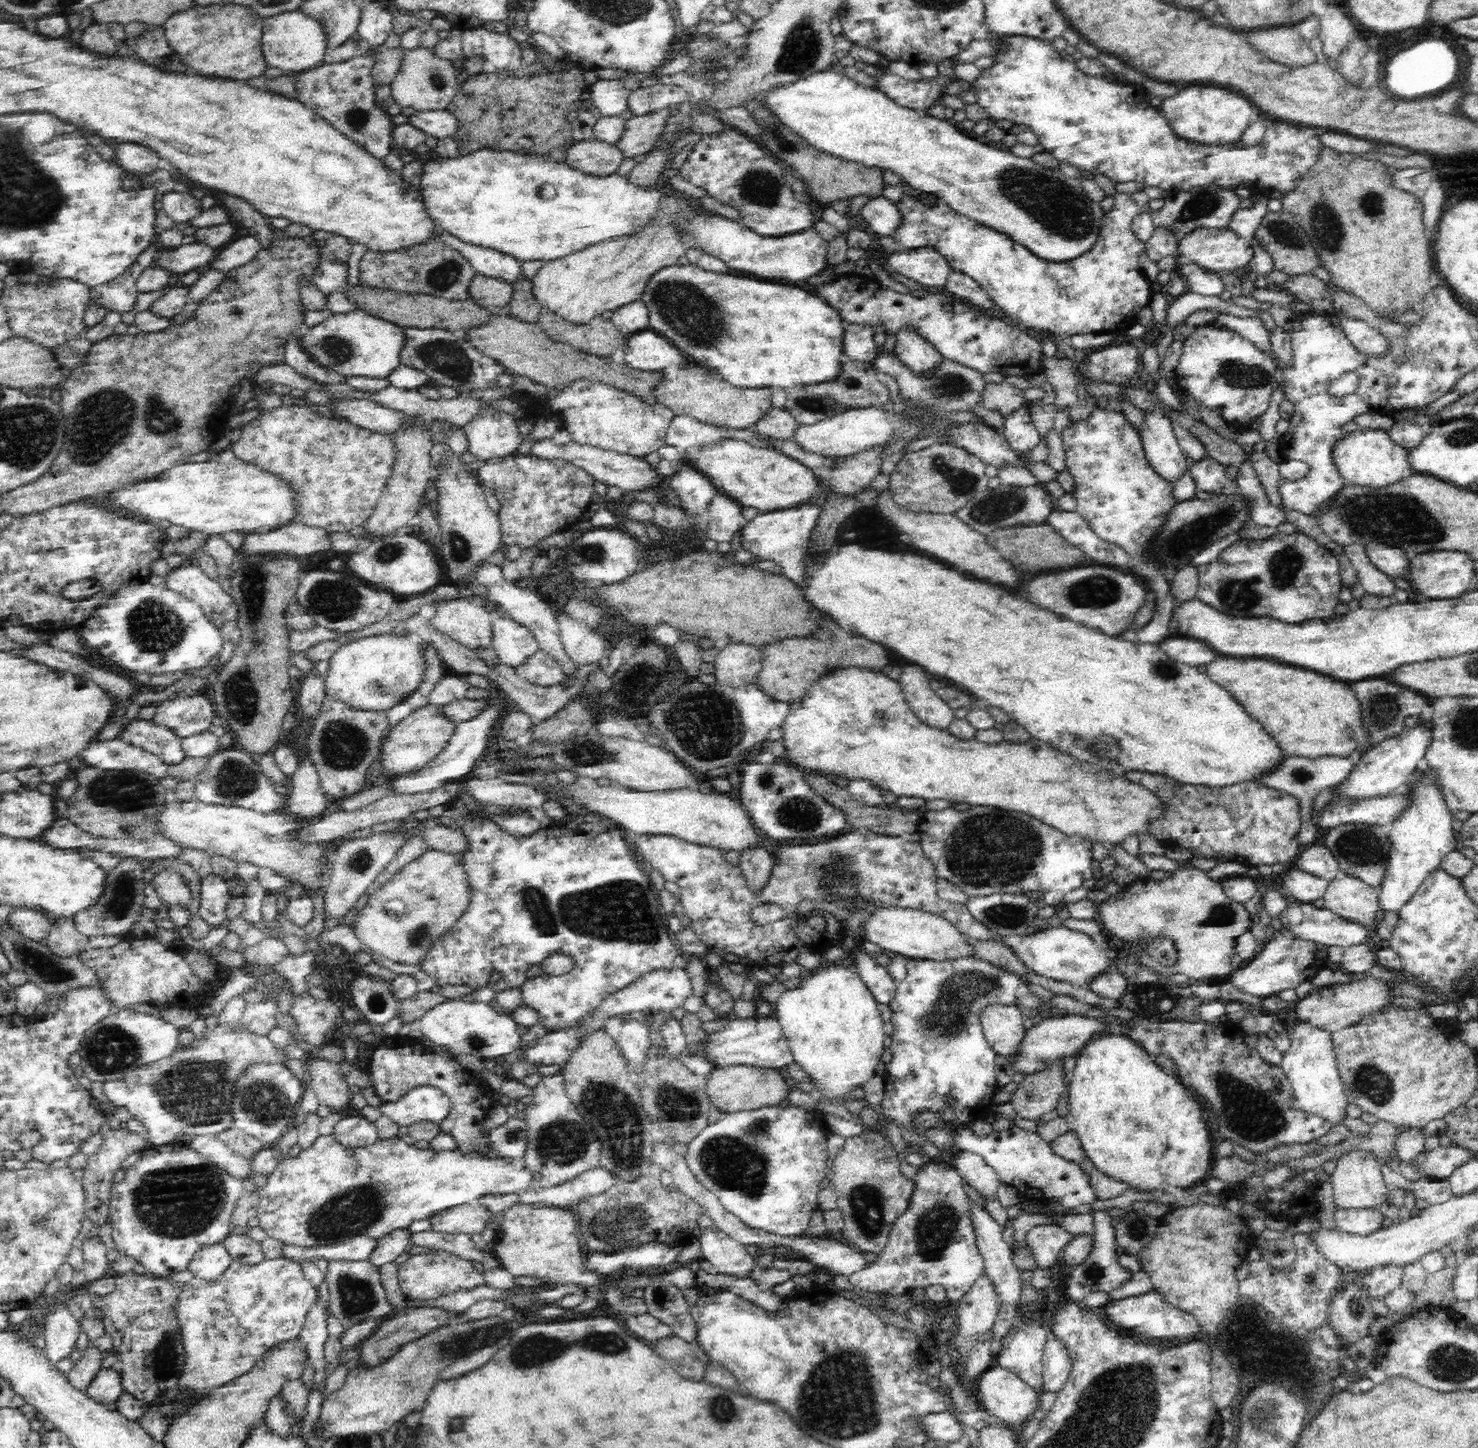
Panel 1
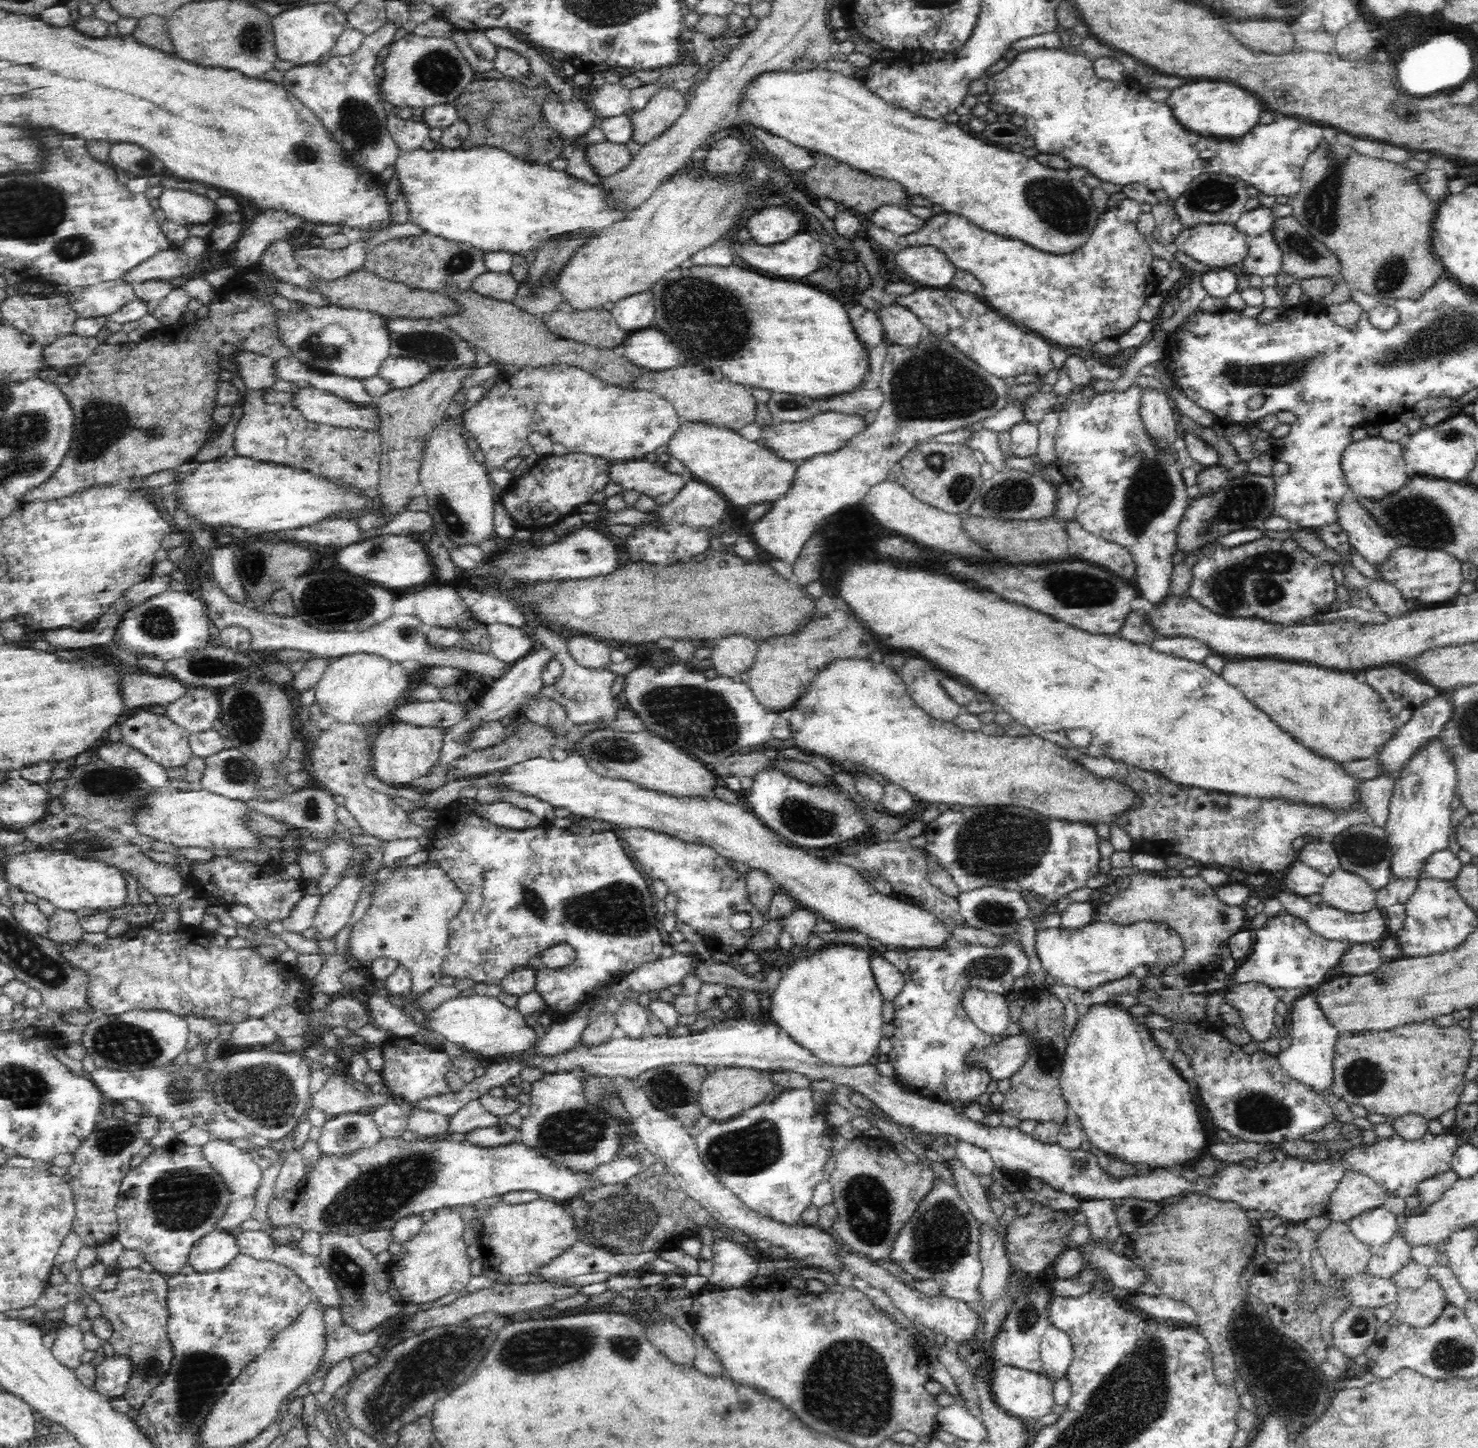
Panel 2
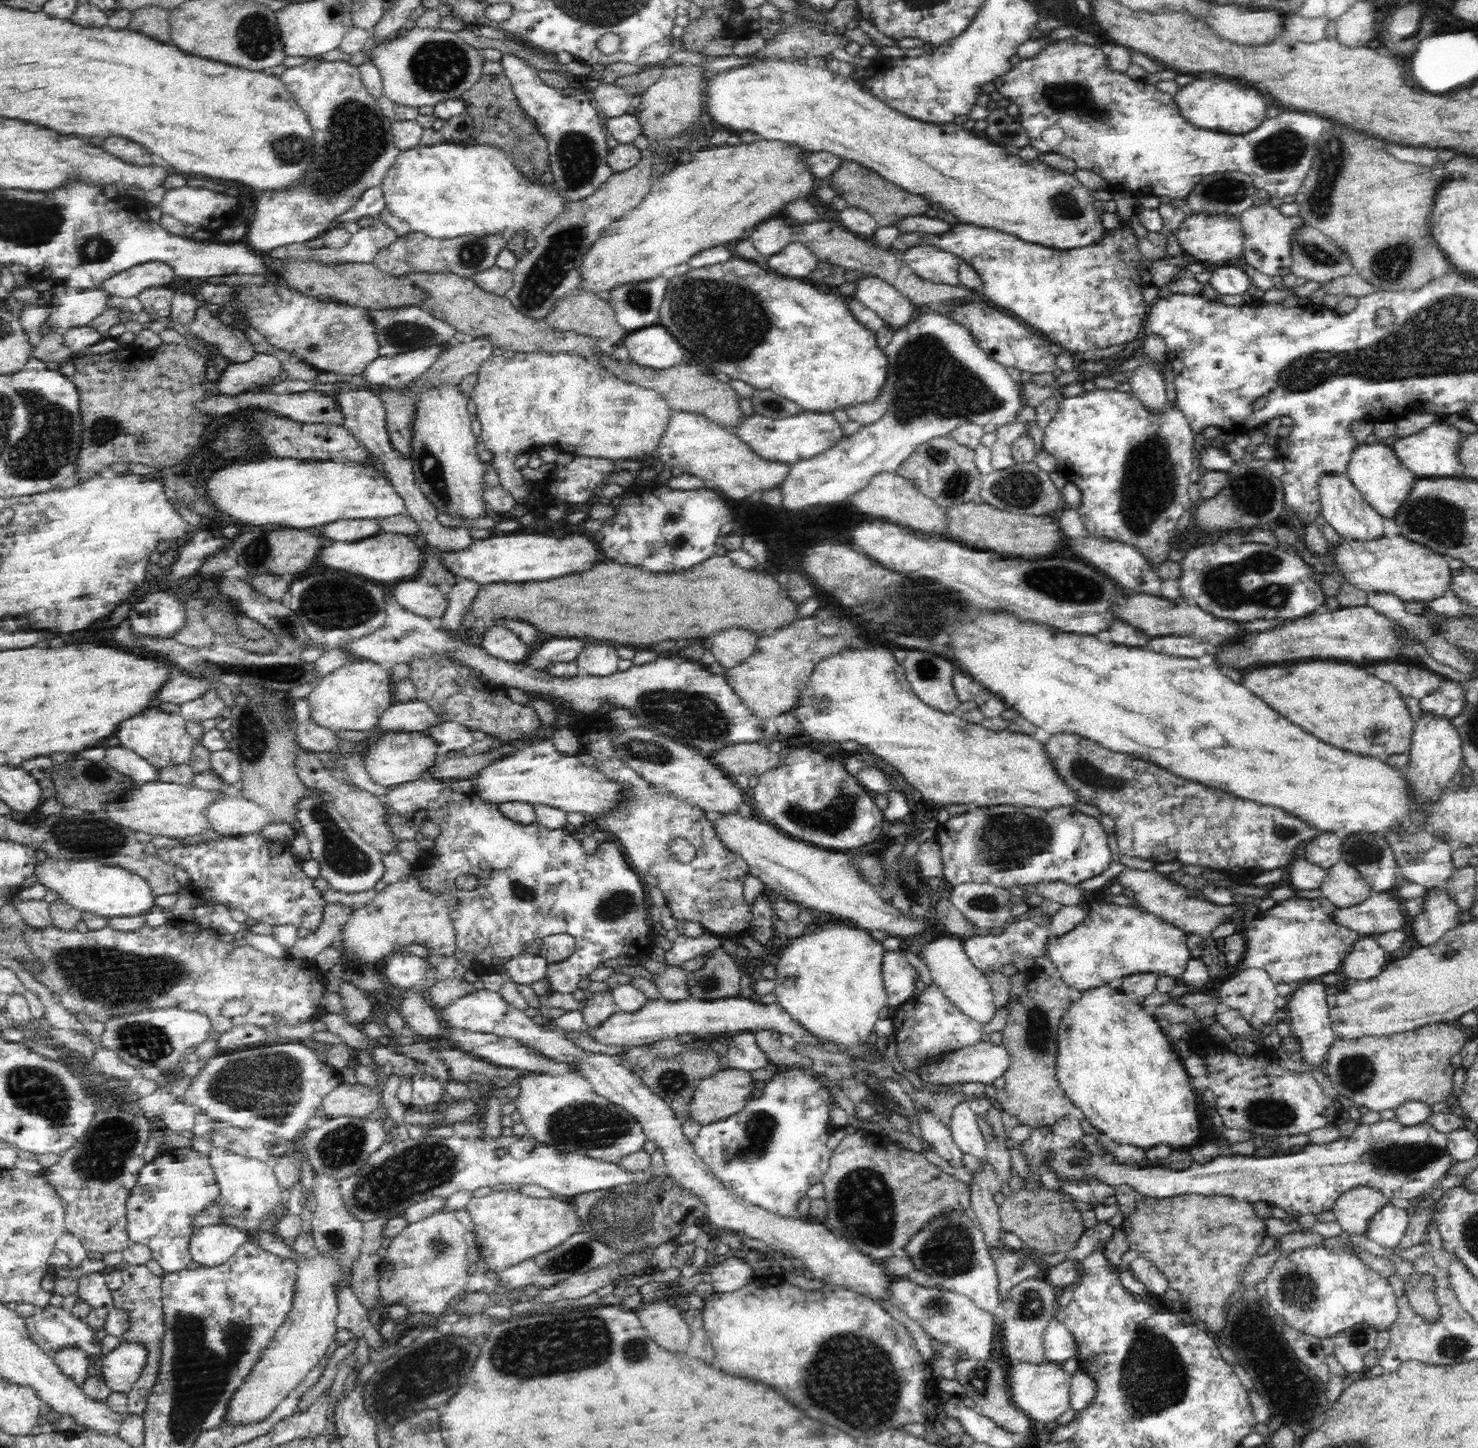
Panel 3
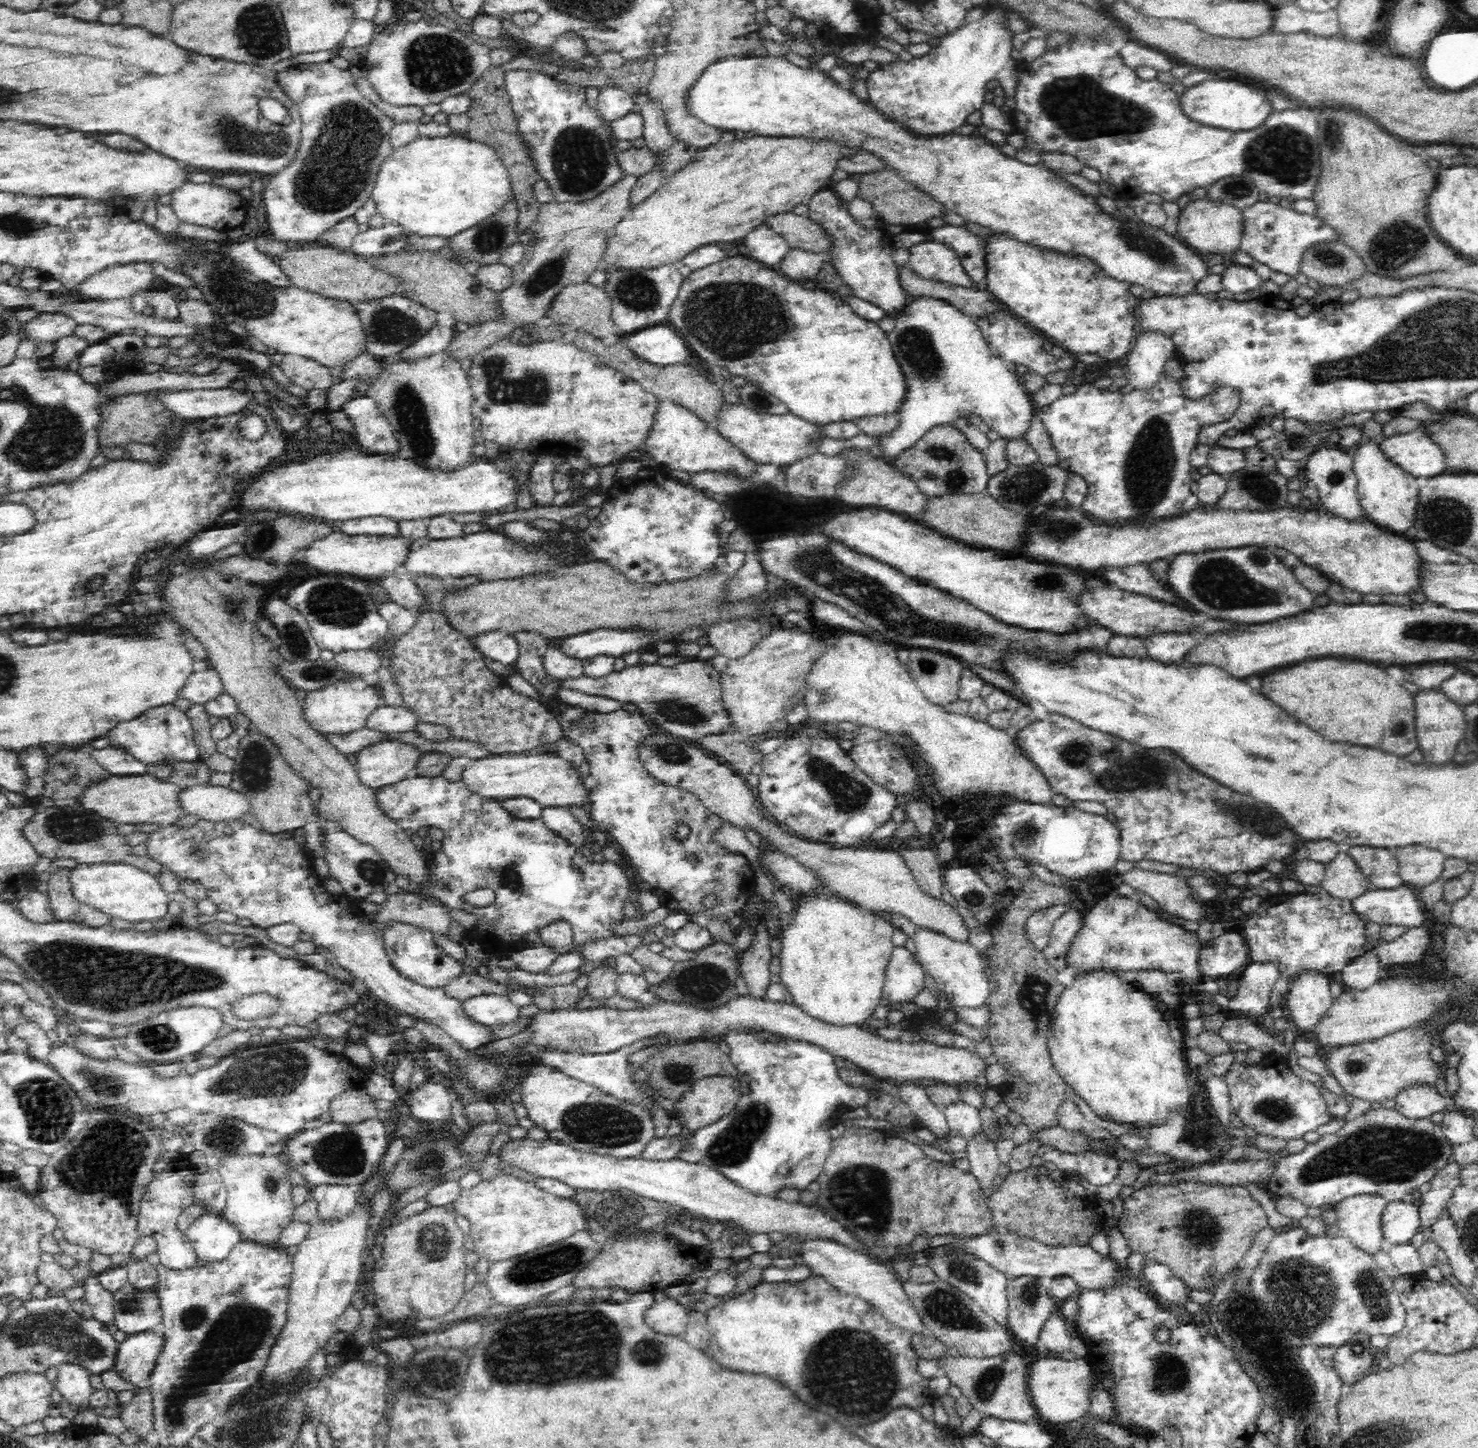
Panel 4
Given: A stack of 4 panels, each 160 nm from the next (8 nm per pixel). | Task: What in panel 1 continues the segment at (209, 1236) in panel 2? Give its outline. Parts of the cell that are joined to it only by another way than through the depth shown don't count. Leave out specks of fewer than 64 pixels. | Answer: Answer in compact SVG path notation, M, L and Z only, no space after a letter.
M220 1241L201 1246L192 1255L187 1269L198 1278L210 1280L220 1276L232 1261L228 1249Z

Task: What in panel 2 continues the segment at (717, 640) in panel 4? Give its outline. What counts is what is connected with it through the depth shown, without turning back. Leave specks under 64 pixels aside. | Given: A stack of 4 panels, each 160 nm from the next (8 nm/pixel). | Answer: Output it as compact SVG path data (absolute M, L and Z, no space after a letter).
M746 636L720 638L711 654L711 664L718 673L717 676L738 680L738 676L748 668L748 664L752 664L758 644L758 640Z

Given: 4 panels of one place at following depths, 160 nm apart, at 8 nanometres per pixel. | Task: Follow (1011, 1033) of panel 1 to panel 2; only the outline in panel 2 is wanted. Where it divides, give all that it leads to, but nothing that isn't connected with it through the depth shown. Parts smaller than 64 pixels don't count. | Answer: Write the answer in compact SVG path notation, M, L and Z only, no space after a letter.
M967 985L959 994L959 1003L970 1020L991 1037L1003 1035L1010 1024L1009 1007L1004 994Z

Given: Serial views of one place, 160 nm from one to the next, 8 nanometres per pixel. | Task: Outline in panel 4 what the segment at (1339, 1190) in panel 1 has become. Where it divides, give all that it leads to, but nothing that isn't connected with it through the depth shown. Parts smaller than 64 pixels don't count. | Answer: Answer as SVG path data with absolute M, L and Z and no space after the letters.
M1378 1195L1350 1196L1333 1206L1337 1218L1335 1224L1344 1236L1364 1252L1374 1256L1382 1250L1387 1251L1388 1244L1382 1231L1381 1216L1388 1203L1386 1199Z

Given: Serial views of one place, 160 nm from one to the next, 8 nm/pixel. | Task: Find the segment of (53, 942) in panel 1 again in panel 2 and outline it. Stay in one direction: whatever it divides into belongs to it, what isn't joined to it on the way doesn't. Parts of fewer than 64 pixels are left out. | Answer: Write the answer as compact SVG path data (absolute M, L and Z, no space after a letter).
M56 909L49 918L49 927L46 934L49 940L61 945L82 941L84 932L80 918L75 912Z

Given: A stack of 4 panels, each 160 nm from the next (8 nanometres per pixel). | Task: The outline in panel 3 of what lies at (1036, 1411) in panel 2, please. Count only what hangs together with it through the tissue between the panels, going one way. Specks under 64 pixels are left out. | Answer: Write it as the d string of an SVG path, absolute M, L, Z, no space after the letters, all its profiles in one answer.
M1053 1362L1011 1363L1009 1368L1009 1385L1014 1403L1026 1412L1032 1420L1038 1422L1056 1422L1064 1412L1068 1412L1070 1405L1070 1392L1072 1374L1068 1374L1062 1364Z

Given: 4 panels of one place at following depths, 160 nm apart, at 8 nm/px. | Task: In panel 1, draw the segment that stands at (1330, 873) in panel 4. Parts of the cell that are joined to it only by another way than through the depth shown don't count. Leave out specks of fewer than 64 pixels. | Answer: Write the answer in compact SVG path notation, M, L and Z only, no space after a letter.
M1341 875L1329 881L1323 897L1326 901L1324 908L1354 922L1372 923L1381 909L1380 892L1378 886L1373 887L1352 876Z

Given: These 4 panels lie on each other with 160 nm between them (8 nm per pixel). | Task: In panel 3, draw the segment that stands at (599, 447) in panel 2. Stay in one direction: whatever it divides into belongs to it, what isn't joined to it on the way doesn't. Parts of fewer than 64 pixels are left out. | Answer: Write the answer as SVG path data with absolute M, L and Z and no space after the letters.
M538 350L517 352L514 356L492 356L478 368L476 378L478 382L472 388L470 399L482 424L479 438L486 450L492 453L488 464L496 469L499 485L529 512L538 512L540 506L531 494L529 482L514 465L515 458L521 453L533 451L539 446L552 446L570 452L574 457L644 462L644 457L652 457L670 422L672 410L658 392L620 380L594 359L565 351Z

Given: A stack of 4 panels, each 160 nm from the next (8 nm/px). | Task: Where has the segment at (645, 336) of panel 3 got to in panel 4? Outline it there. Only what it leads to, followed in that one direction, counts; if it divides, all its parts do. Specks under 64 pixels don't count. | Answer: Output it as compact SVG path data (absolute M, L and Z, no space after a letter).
M654 326L625 337L632 353L651 364L685 364L690 354L688 344L670 326Z

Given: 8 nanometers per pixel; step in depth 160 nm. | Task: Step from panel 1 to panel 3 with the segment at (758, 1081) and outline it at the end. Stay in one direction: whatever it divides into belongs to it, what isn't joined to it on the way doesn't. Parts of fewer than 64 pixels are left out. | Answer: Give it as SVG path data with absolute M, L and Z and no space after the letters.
M728 1067L708 1078L702 1079L698 1083L690 1101L688 1117L696 1120L701 1126L728 1119L730 1116L740 1112L740 1110L743 1110L744 1106L746 1106L746 1101L752 1096L753 1091L754 1080L752 1080L749 1072Z

